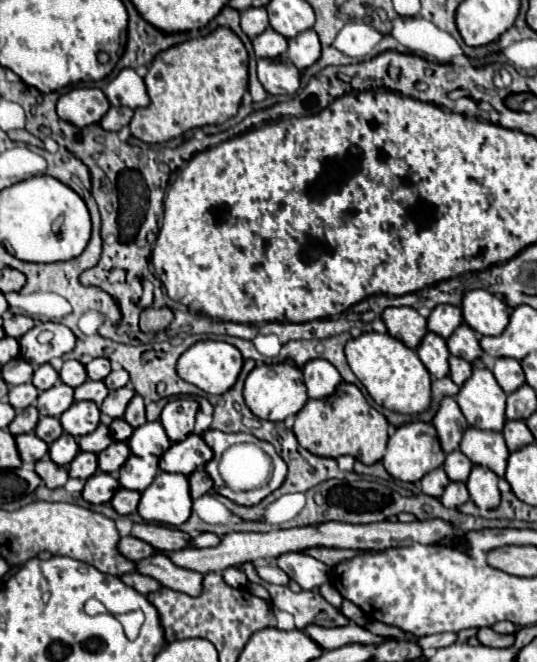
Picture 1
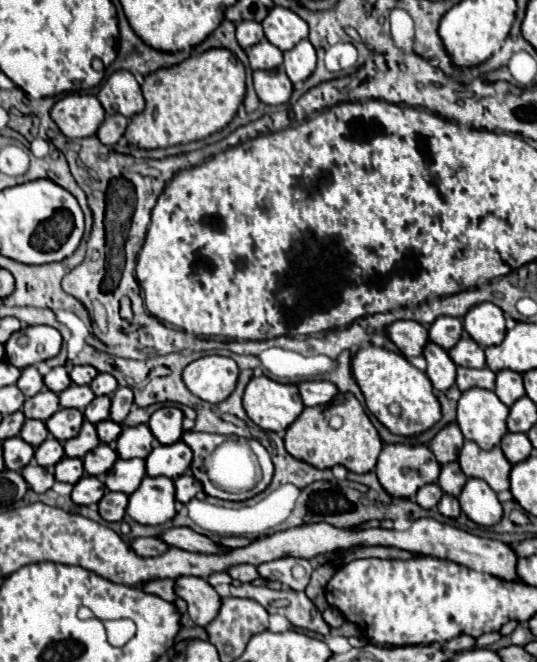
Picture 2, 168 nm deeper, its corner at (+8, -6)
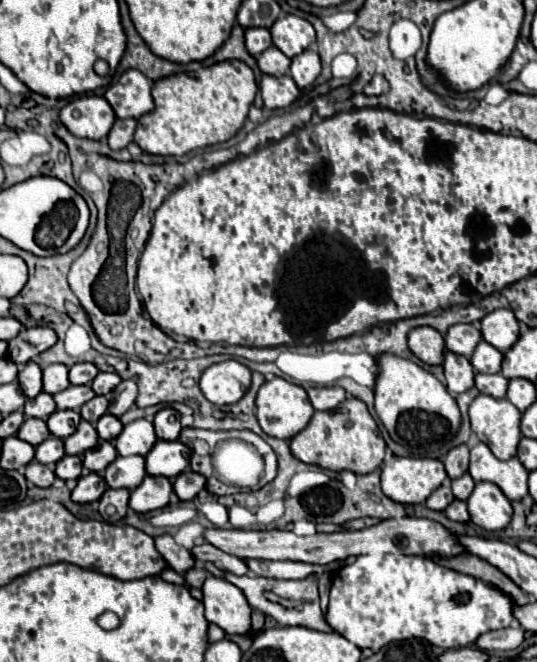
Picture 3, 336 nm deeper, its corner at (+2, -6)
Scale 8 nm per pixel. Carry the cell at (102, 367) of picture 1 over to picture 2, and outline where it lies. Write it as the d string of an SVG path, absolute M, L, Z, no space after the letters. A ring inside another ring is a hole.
M76 366L70 370L70 380L74 384L90 384L96 378L96 368L92 366Z

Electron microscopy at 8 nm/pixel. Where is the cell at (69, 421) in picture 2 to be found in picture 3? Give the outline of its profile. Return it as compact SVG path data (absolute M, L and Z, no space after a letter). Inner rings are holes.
M56 410L50 418L48 418L48 430L56 436L56 438L68 438L76 432L78 424L80 424L80 414L74 410Z

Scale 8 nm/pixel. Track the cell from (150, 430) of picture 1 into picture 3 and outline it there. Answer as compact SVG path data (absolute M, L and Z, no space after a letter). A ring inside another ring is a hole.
M140 418L124 426L122 434L114 440L114 446L120 456L132 456L132 454L146 456L156 442L158 438L152 422L148 422L146 418Z

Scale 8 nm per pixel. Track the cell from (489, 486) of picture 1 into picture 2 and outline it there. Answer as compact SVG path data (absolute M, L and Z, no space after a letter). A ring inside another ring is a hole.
M470 478L460 494L462 512L480 526L494 526L502 520L502 504L496 492L478 478Z

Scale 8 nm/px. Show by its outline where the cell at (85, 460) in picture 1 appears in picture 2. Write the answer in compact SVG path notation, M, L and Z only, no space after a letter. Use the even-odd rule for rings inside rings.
M68 456L62 458L62 460L56 464L54 476L56 476L56 480L60 480L60 482L76 484L76 482L84 476L82 460L80 460L80 458L68 458Z

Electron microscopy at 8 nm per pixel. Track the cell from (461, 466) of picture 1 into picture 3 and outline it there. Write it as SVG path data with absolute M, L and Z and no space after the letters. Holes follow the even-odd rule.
M466 472L466 474L462 474L460 478L450 480L450 488L452 488L452 492L454 492L454 496L456 496L458 500L468 500L468 496L470 496L470 492L472 492L472 488L474 488L474 480L472 480L472 476Z

